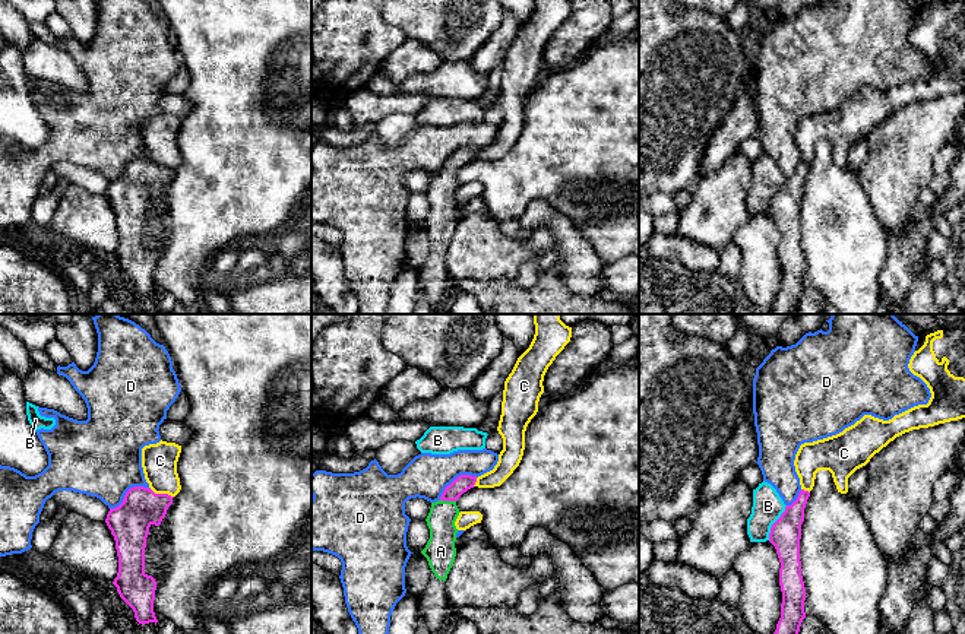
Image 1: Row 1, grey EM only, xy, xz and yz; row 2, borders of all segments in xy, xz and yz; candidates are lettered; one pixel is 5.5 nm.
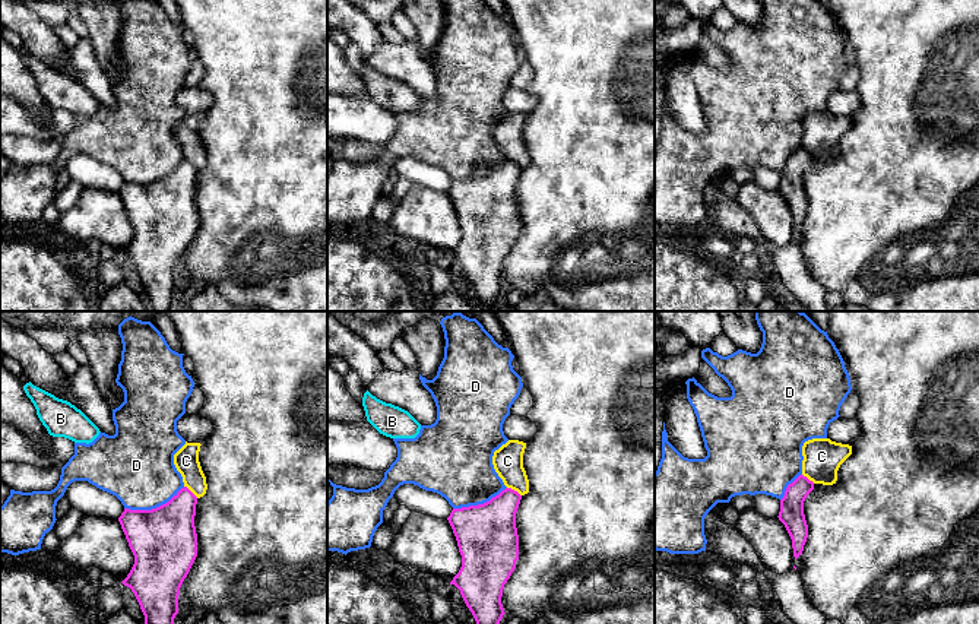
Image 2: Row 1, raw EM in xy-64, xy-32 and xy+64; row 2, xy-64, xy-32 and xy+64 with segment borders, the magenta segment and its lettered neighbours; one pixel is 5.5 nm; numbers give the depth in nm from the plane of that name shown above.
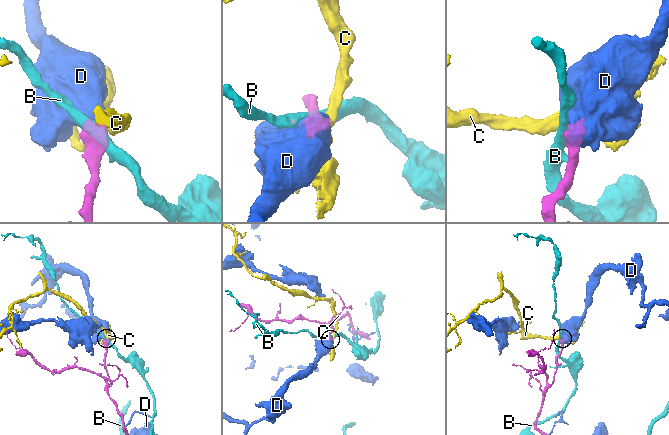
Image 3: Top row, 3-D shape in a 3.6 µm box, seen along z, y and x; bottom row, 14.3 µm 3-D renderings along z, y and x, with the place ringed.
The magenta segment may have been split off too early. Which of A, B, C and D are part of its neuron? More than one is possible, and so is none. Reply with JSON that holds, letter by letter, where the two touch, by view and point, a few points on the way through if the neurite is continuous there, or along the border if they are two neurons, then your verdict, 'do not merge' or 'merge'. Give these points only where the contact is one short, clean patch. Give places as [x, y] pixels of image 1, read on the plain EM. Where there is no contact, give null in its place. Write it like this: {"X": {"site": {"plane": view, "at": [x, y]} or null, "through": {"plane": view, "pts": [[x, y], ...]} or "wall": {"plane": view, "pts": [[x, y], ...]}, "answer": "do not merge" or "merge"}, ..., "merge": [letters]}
{"A": {"site": {"plane": "xz", "at": [448, 173]}, "through": {"plane": "xz", "pts": [[464, 155], [448, 173], [440, 193]]}, "answer": "merge"}, "B": {"site": {"plane": "yz", "at": [774, 196]}, "wall": {"plane": "yz", "pts": [[787, 178], [772, 197], [768, 212]]}, "answer": "do not merge"}, "C": {"site": {"plane": "xy", "at": [163, 167]}, "wall": {"plane": "xy", "pts": [[151, 161], [155, 165], [173, 170]]}, "answer": "do not merge"}, "D": {"site": {"plane": "xy", "at": [127, 164]}, "answer": "do not merge"}, "merge": ["A"]}

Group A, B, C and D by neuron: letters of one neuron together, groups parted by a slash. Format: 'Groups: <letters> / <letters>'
Groups: A / B / C / D

